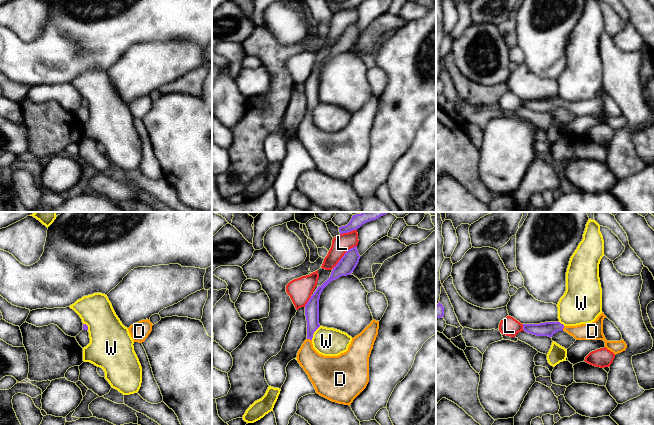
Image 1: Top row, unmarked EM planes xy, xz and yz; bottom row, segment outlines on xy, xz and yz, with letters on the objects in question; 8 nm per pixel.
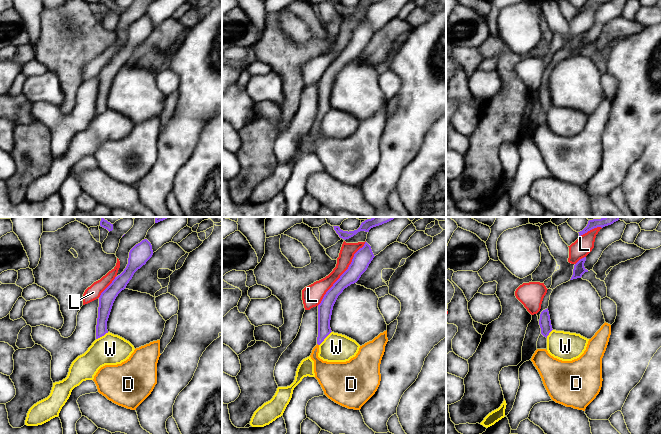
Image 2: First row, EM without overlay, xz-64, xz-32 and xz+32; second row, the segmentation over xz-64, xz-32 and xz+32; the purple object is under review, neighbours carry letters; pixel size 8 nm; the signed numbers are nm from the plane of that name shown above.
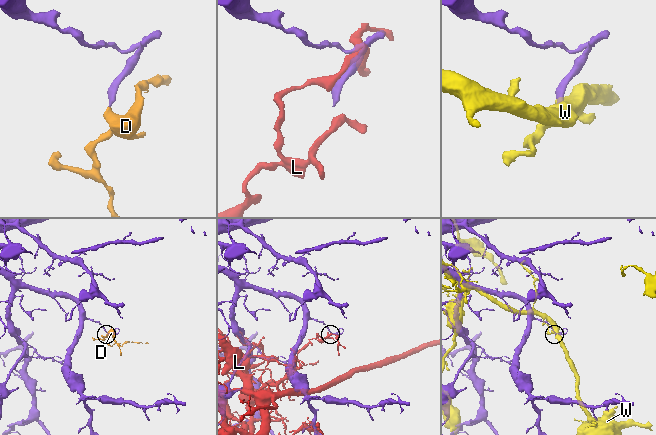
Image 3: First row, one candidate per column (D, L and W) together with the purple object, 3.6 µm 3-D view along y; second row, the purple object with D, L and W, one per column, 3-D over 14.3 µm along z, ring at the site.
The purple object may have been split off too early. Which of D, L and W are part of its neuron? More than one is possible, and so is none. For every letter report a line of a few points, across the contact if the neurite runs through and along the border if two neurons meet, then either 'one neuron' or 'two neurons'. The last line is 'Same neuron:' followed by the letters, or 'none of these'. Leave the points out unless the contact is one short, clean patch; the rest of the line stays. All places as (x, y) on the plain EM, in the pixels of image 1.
D: line xz (312, 83), (312, 103), (309, 114), (308, 133), (318, 143); one neuron
L: two neurons
W: two neurons
Same neuron: D

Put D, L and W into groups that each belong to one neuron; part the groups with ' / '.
D / L / W

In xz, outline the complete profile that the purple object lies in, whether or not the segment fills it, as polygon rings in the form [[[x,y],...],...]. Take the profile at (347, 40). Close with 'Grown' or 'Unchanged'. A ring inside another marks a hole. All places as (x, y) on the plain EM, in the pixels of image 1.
[[[357,22],[349,25],[333,44],[330,53],[318,62],[305,81],[307,115],[297,129],[297,137],[312,158],[316,169],[339,180],[351,181],[369,158],[369,133],[378,111],[379,97],[371,99],[352,114],[348,126],[338,132],[319,130],[312,120],[319,100],[319,75],[323,65],[341,52],[351,51],[360,31]]]. Grown

